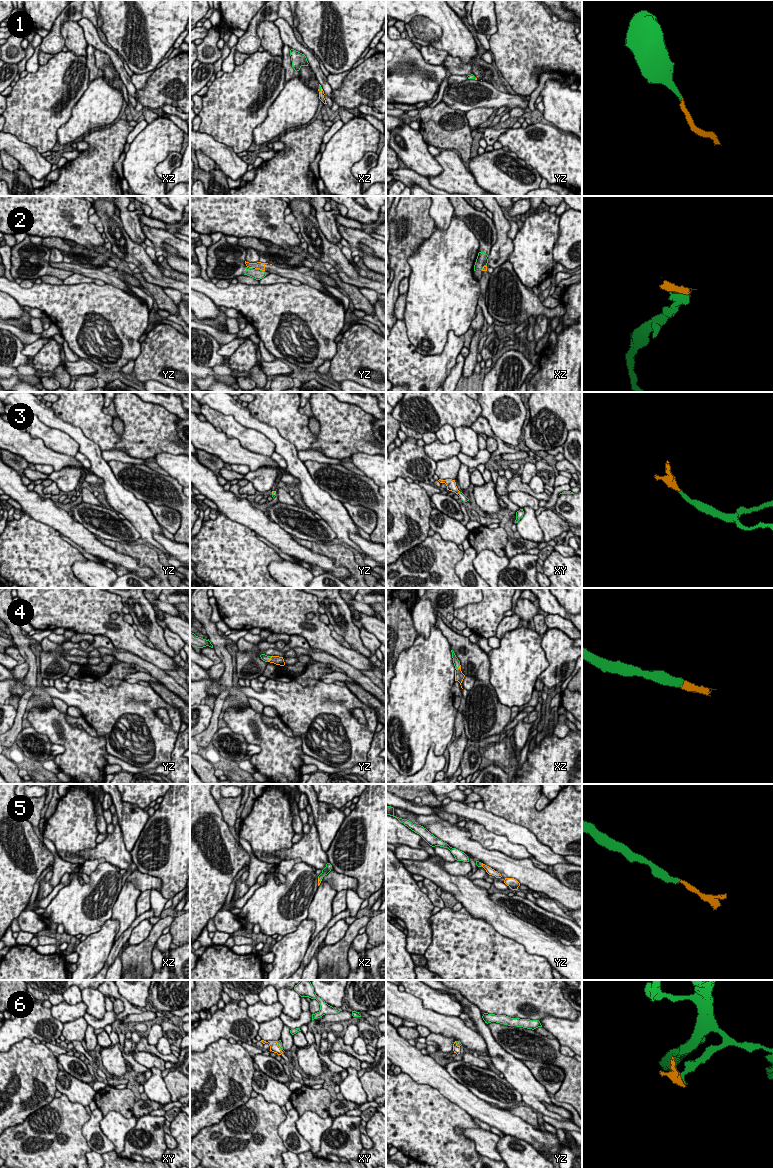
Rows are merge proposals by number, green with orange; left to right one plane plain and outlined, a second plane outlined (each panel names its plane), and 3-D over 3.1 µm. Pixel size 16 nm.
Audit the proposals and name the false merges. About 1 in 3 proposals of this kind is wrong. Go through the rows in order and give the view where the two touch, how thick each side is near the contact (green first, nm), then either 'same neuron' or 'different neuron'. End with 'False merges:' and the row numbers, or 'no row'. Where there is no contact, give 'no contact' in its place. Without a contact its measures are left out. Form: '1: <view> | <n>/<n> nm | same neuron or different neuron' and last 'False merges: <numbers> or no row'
1: xz | 50/100 nm | same neuron
2: yz | 170/120 nm | different neuron
3: xy | 90/160 nm | same neuron
4: xz | 100/160 nm | same neuron
5: xz | 120/50 nm | same neuron
6: xy | 70/140 nm | different neuron
False merges: 2, 6

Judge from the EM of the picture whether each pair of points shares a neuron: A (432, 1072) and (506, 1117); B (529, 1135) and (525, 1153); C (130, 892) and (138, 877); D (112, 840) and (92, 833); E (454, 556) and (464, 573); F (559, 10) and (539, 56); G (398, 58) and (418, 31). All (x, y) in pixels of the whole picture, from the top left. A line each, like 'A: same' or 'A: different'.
A: same
B: different
C: different
D: different
E: different
F: different
G: different

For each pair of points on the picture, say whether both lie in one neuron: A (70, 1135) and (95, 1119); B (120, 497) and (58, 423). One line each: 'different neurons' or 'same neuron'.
A: different neurons
B: same neuron

